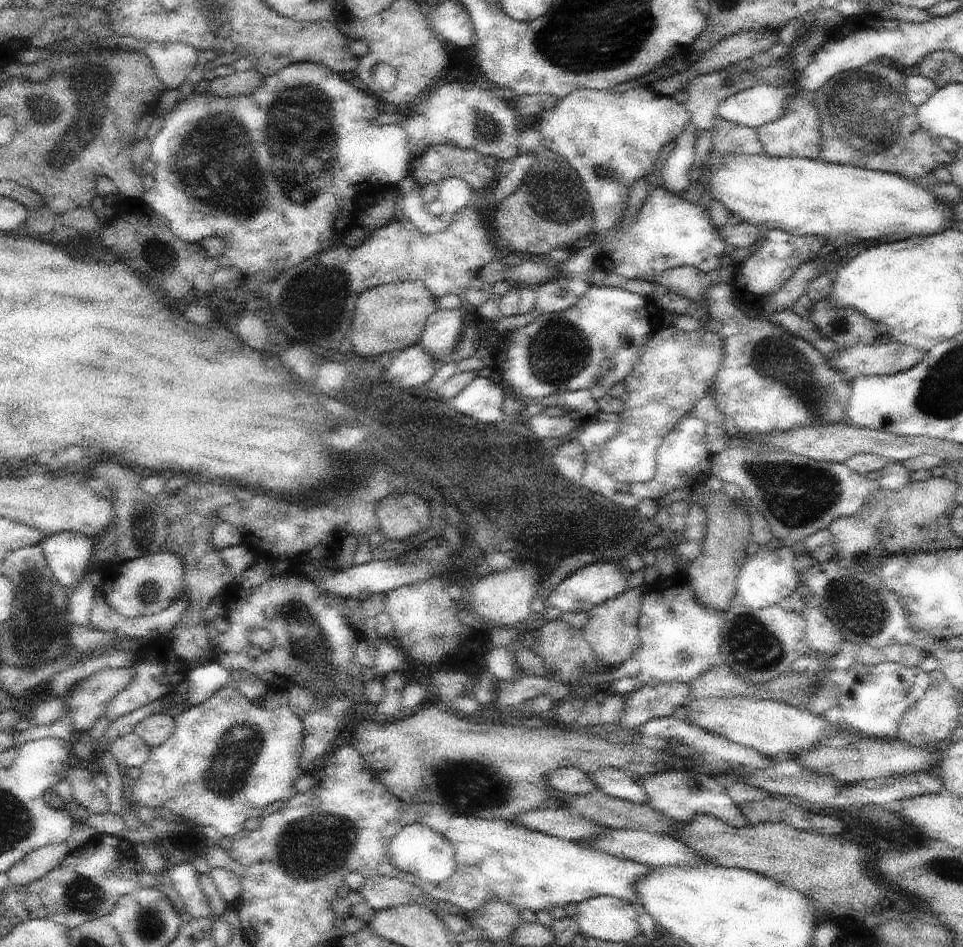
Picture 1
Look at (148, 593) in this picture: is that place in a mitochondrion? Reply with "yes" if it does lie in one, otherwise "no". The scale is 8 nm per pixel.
yes

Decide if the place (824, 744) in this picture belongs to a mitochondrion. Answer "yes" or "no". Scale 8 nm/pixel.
no

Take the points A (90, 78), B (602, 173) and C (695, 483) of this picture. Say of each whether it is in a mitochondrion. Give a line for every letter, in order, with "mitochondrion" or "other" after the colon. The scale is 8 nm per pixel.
A: mitochondrion
B: mitochondrion
C: other

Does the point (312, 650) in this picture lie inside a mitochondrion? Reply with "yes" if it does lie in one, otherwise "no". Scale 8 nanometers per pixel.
yes

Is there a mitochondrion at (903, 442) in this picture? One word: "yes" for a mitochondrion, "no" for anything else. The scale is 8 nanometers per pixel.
no

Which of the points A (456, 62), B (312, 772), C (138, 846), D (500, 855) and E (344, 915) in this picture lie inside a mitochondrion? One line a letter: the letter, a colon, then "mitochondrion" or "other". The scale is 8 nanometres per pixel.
A: other
B: other
C: other
D: other
E: other

